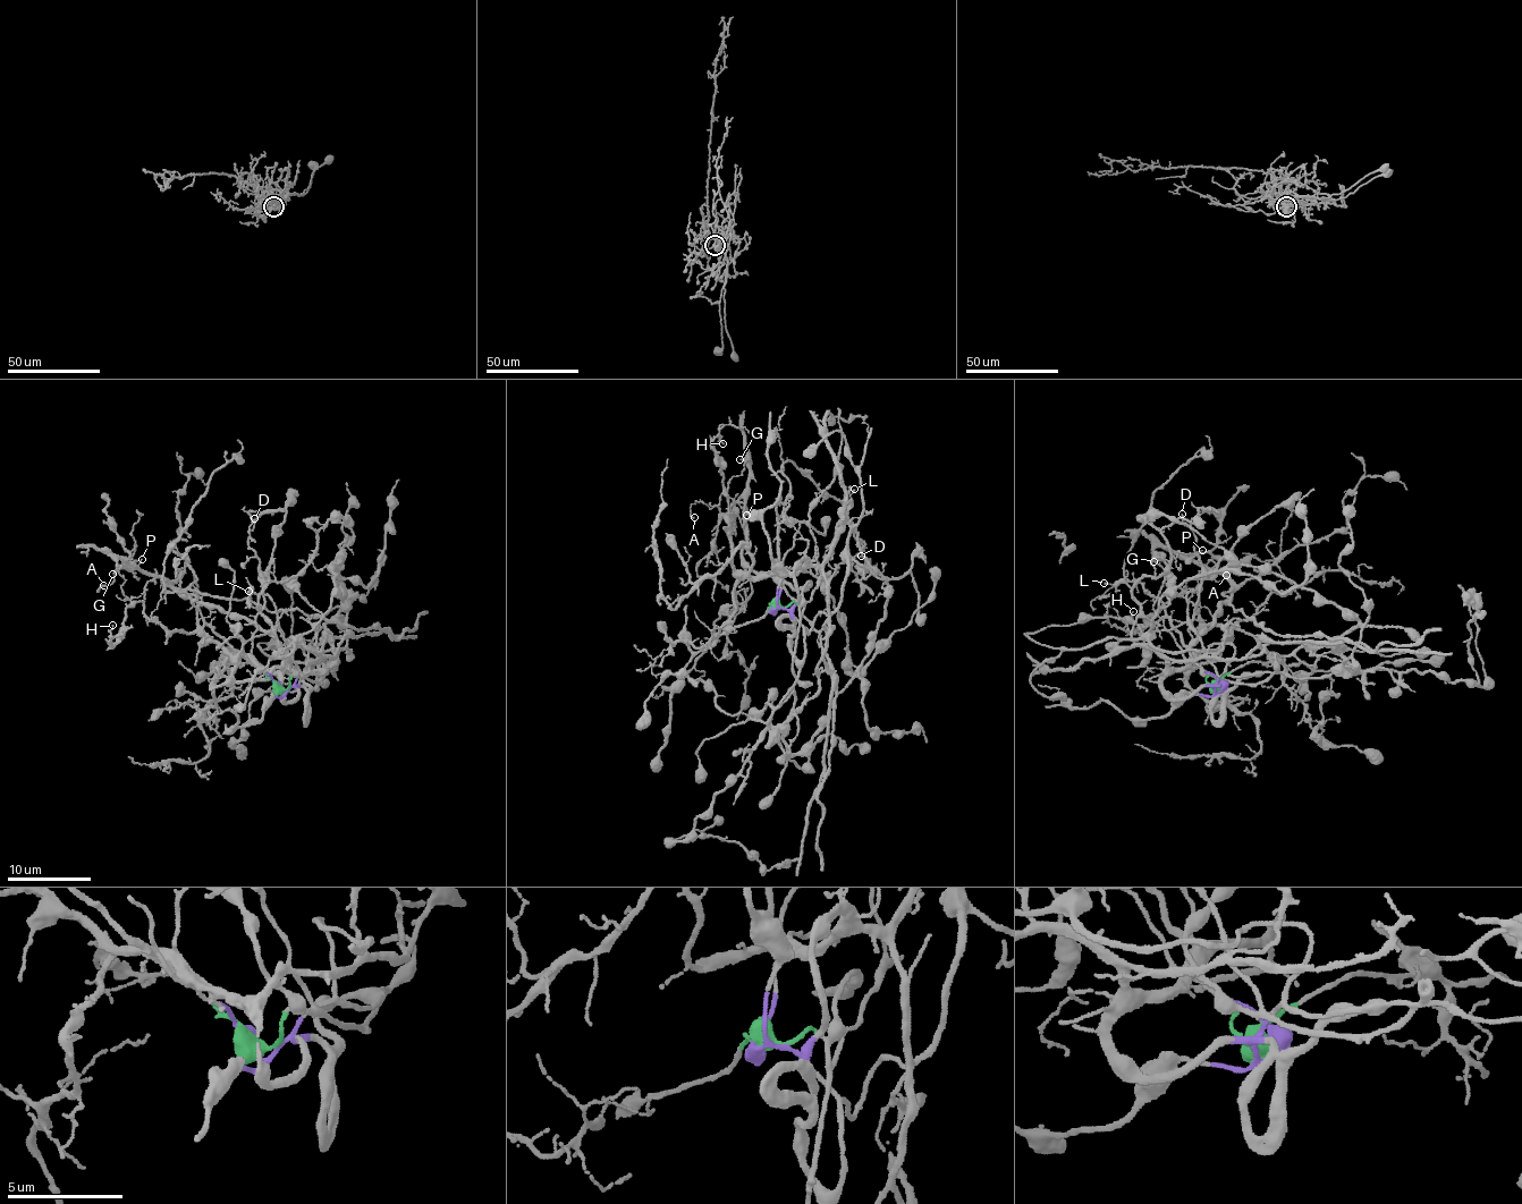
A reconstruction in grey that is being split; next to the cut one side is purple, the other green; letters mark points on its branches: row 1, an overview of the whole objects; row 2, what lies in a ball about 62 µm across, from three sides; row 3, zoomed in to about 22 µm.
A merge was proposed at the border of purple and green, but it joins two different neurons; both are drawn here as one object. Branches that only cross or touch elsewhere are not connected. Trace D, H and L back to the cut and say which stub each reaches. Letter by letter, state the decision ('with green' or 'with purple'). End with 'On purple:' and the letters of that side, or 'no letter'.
D: with purple
H: with purple
L: with purple
On purple: D, H, L

